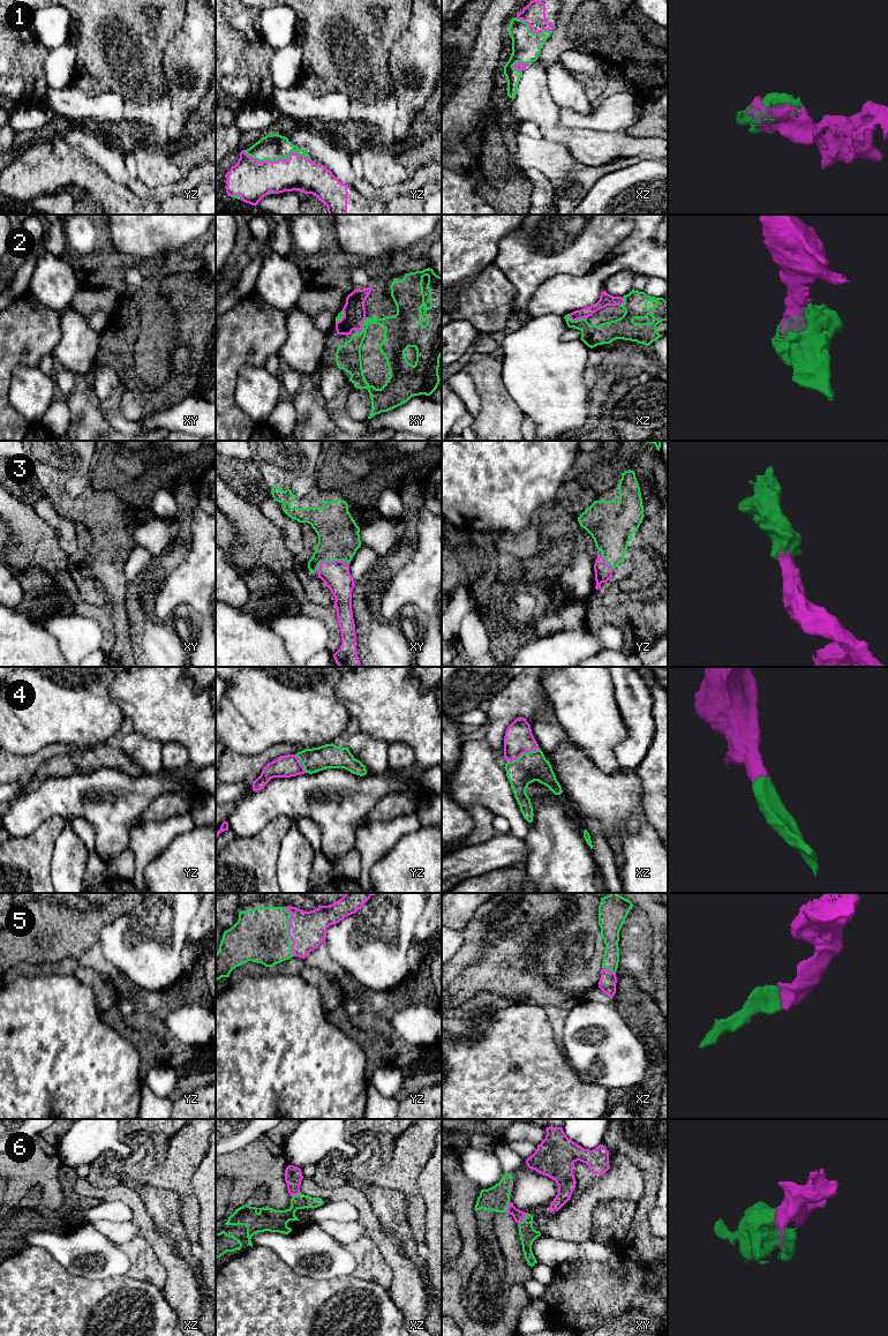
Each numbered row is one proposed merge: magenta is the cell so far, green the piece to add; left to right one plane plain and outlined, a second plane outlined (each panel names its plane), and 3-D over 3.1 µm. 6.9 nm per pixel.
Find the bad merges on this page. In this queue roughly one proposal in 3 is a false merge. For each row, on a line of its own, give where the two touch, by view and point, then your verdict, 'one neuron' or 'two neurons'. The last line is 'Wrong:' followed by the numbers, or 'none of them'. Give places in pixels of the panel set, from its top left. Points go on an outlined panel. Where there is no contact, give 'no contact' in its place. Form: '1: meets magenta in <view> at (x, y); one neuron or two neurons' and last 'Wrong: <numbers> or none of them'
1: meets magenta in yz at (279, 159); one neuron
2: meets magenta in xz at (577, 319); one neuron
3: meets magenta in xy at (330, 562); one neuron
4: meets magenta in xz at (522, 752); one neuron
5: meets magenta in yz at (288, 931); one neuron
6: meets magenta in xy at (524, 1218); one neuron
Wrong: none of them

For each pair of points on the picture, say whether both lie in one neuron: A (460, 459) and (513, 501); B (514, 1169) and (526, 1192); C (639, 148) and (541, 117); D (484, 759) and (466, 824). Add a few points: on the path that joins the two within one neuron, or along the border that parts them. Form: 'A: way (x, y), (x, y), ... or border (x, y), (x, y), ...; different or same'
A: way (473, 462), (501, 488); same
B: way (520, 1175), (525, 1179), (526, 1186); same
C: way (615, 147), (587, 147), (565, 136); same
D: border (453, 798), (463, 805); different

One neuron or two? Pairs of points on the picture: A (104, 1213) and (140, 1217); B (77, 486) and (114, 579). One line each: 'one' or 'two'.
A: two
B: two

